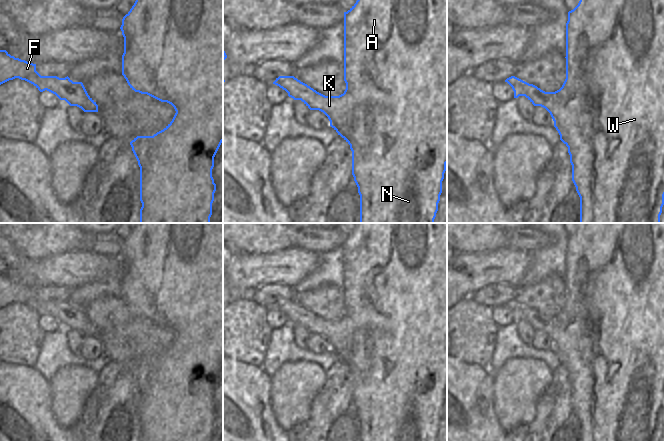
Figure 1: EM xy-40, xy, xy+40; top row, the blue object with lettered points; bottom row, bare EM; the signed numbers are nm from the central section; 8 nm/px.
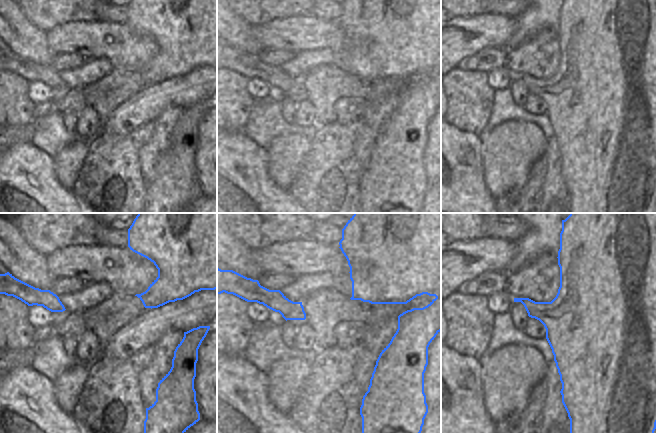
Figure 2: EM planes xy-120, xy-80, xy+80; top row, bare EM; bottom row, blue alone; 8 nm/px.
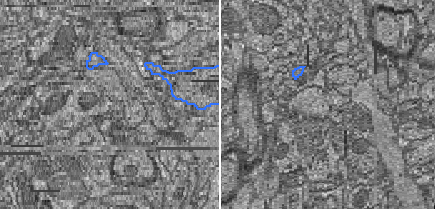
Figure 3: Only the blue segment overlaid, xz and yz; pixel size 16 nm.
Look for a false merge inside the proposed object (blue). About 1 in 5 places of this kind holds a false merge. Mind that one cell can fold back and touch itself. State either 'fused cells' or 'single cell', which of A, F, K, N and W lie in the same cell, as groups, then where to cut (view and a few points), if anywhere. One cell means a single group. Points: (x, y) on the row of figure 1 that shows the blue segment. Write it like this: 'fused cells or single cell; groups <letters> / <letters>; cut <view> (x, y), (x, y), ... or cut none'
single cell; groups A F K N W; cut none

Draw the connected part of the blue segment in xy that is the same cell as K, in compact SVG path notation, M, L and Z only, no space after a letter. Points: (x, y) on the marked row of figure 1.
M357 0L347 12L344 12L344 81L346 89L339 96L325 96L294 76L279 76L273 84L285 90L294 100L301 100L310 110L323 112L328 117L330 126L350 145L352 175L360 195L360 223L434 223L447 164L447 0Z

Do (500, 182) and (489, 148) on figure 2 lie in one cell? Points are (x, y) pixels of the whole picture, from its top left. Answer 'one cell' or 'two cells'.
one cell

